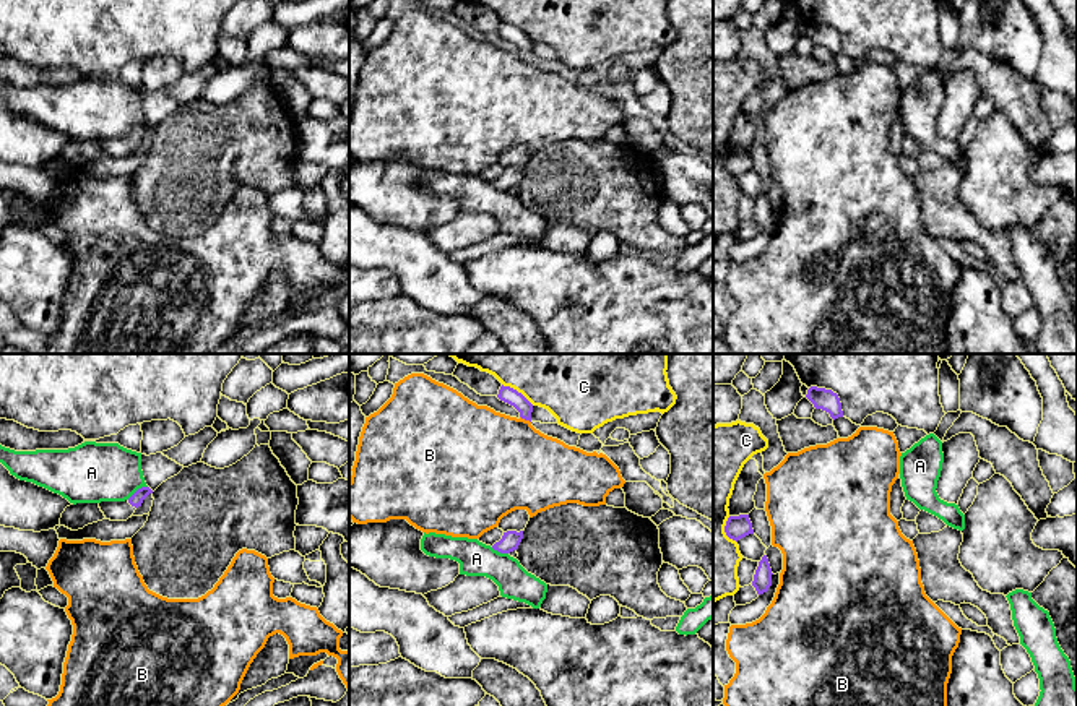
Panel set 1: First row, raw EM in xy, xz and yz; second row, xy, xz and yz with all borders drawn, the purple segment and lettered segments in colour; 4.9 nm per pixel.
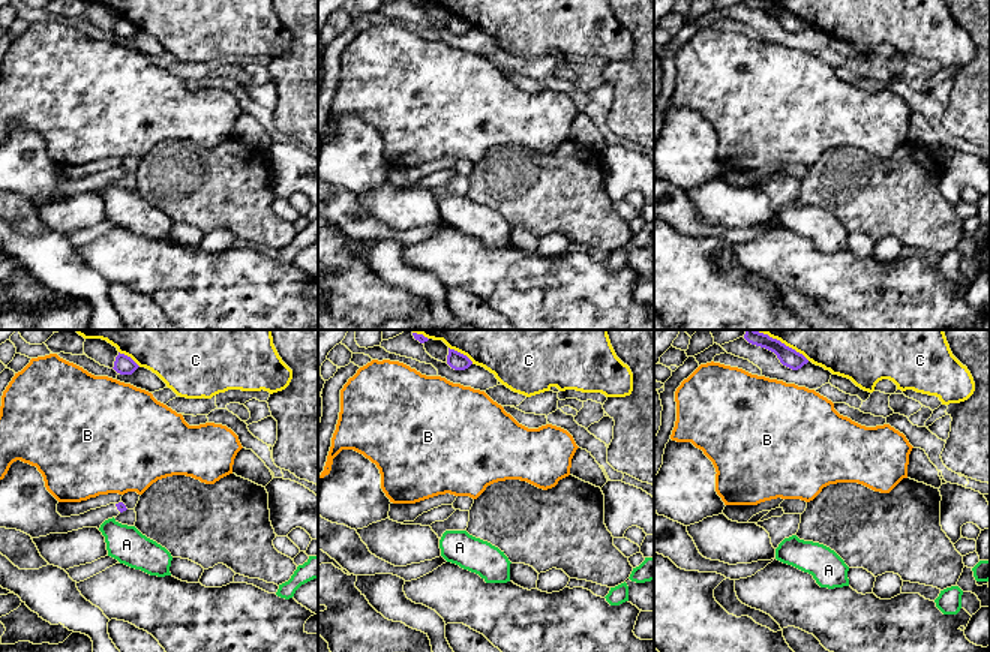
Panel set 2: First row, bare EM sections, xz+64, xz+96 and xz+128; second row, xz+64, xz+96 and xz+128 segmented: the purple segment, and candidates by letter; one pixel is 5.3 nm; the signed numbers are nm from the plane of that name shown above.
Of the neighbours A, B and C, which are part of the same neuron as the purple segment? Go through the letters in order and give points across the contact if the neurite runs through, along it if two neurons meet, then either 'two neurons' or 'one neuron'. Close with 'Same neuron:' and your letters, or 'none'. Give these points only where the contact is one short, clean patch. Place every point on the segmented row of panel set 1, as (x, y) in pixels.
A: along xy (147, 486), (142, 486), (127, 499) | two neurons
B: two neurons
C: two neurons
Same neuron: none

